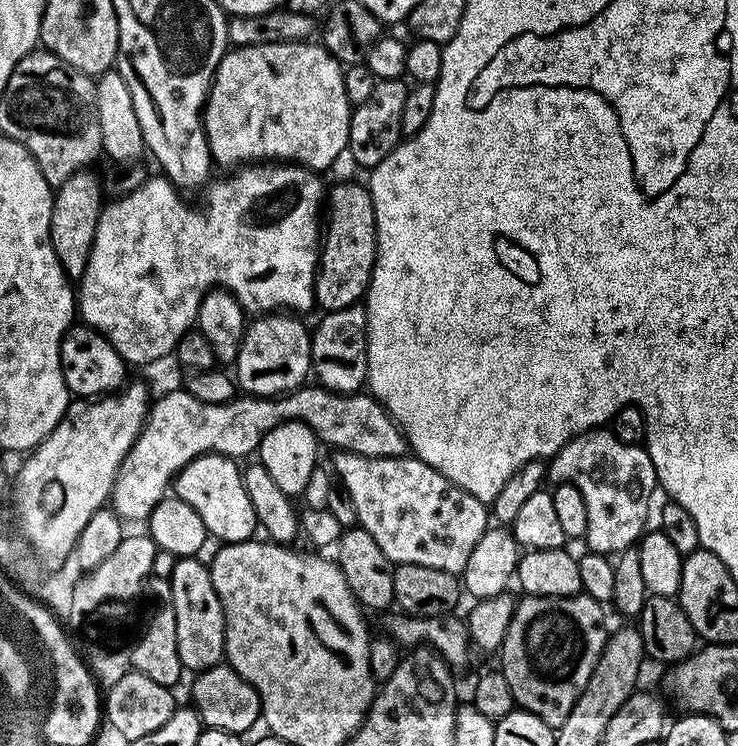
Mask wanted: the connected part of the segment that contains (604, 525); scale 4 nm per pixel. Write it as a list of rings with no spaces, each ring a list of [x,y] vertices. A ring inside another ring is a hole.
[[[607,427],[593,428],[561,446],[551,457],[546,476],[553,485],[573,484],[582,490],[582,498],[586,498],[584,540],[591,551],[619,554],[633,547],[644,535],[652,491],[658,488],[647,447],[622,442]]]

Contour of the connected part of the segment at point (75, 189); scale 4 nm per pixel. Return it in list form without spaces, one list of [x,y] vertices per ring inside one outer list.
[[[92,170],[76,172],[55,189],[52,197],[50,238],[54,246],[54,254],[58,254],[58,262],[62,270],[73,282],[79,281],[84,275],[90,258],[90,250],[94,246],[100,213],[105,207],[106,197],[101,177],[95,176]]]

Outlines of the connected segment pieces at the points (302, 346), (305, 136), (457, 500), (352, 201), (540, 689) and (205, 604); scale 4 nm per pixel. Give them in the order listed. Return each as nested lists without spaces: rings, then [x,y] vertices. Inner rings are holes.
[[[260,314],[256,320],[244,329],[242,346],[238,350],[234,361],[234,380],[241,393],[250,396],[283,396],[285,392],[292,392],[305,383],[313,371],[311,358],[310,328],[303,324],[301,317],[296,314]]]
[[[297,42],[294,44],[267,44],[266,46],[246,46],[232,48],[224,53],[216,68],[216,77],[212,80],[212,88],[208,91],[208,101],[204,103],[204,132],[208,135],[208,149],[212,151],[213,161],[217,165],[225,164],[228,170],[237,166],[248,166],[253,162],[291,162],[313,170],[325,170],[341,155],[345,155],[350,134],[350,118],[354,107],[346,94],[344,68],[341,61],[335,60],[319,43]]]
[[[337,451],[335,456],[335,475],[340,475],[340,480],[352,499],[352,508],[360,519],[357,520],[359,527],[365,528],[374,542],[382,546],[382,554],[386,554],[393,565],[417,564],[434,566],[434,570],[463,573],[466,562],[470,562],[470,554],[474,554],[474,546],[478,546],[482,534],[490,526],[489,509],[481,500],[474,498],[474,494],[466,494],[466,490],[454,486],[454,482],[438,474],[438,470],[415,458],[370,458],[342,451]]]
[[[336,184],[326,192],[326,223],[322,228],[320,267],[316,269],[316,304],[323,311],[334,312],[359,305],[367,297],[376,265],[376,219],[374,202],[367,187],[360,184]]]
[[[583,594],[521,595],[517,599],[510,630],[506,630],[506,638],[498,653],[498,668],[503,672],[506,682],[510,682],[510,690],[517,705],[523,711],[542,718],[542,722],[546,722],[554,730],[560,728],[566,718],[570,718],[570,710],[574,710],[574,702],[578,702],[582,690],[586,690],[586,682],[590,682],[590,674],[594,674],[594,666],[604,649],[606,631],[604,632],[604,612],[600,608],[603,608],[601,601]]]
[[[180,558],[172,568],[172,600],[170,607],[178,618],[178,658],[185,670],[199,674],[225,659],[224,611],[214,590],[212,574],[200,558]]]

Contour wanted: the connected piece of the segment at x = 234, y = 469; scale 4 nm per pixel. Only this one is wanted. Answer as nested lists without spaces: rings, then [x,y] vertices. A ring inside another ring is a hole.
[[[209,452],[207,456],[199,456],[189,462],[182,469],[174,481],[174,494],[182,502],[186,502],[186,506],[194,506],[194,510],[198,514],[198,518],[202,518],[202,522],[206,526],[209,537],[220,539],[224,544],[241,544],[243,540],[253,539],[257,535],[258,525],[256,523],[256,515],[254,514],[254,502],[250,500],[250,494],[246,492],[244,485],[244,473],[241,465],[231,456],[219,456],[213,452]]]

